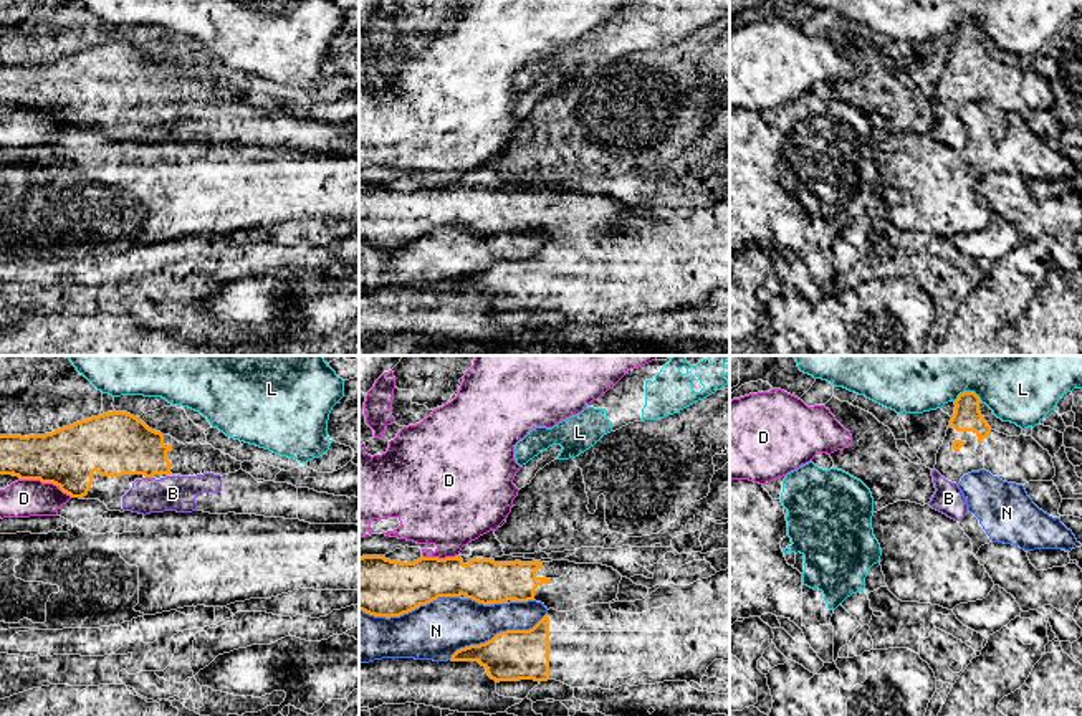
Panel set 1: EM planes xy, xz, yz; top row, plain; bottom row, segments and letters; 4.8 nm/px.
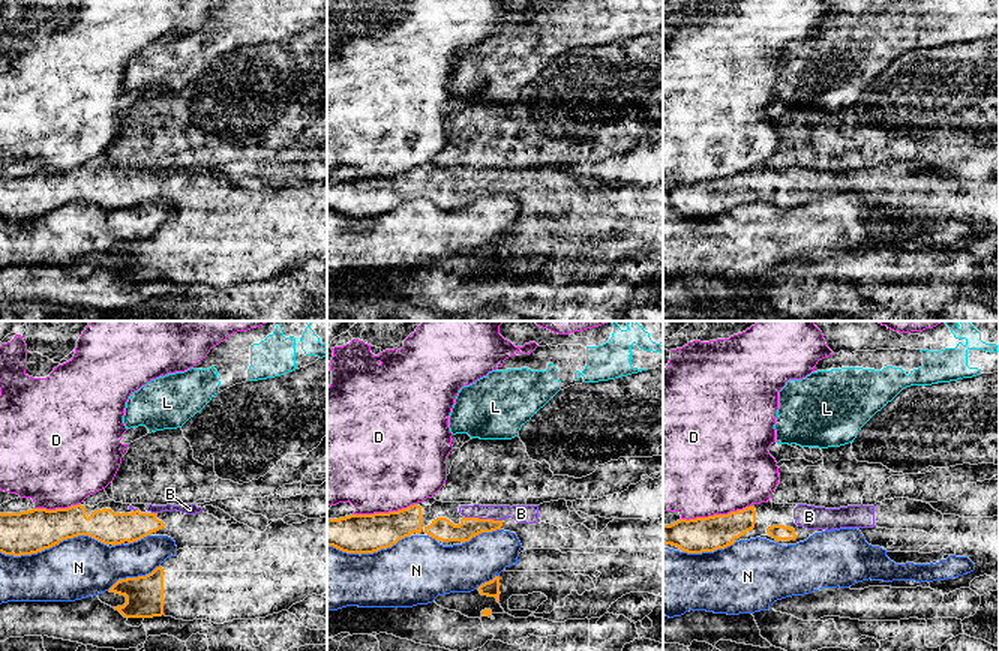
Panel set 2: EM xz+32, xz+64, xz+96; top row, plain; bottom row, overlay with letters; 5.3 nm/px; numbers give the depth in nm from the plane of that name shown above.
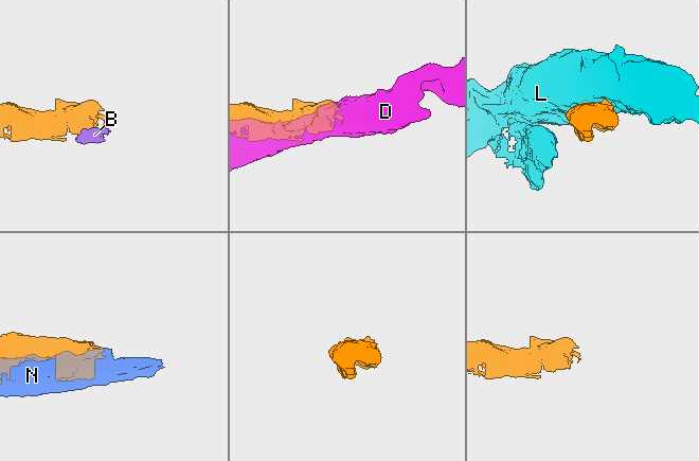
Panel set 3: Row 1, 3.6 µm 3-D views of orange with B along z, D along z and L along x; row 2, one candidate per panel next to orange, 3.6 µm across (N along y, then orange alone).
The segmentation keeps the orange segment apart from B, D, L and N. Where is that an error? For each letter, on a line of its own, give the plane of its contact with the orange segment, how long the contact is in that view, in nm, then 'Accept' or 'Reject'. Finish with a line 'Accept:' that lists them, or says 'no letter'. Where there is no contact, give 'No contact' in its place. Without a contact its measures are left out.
B: Touches orange in xy. Shared border 30 nm. Accept
D: Touches orange in xy. Shared border 280 nm. Reject
L: Touches orange in yz. Shared border 140 nm. Reject
N: Touches orange in xz. Shared border 500 nm. Reject
Accept: B

